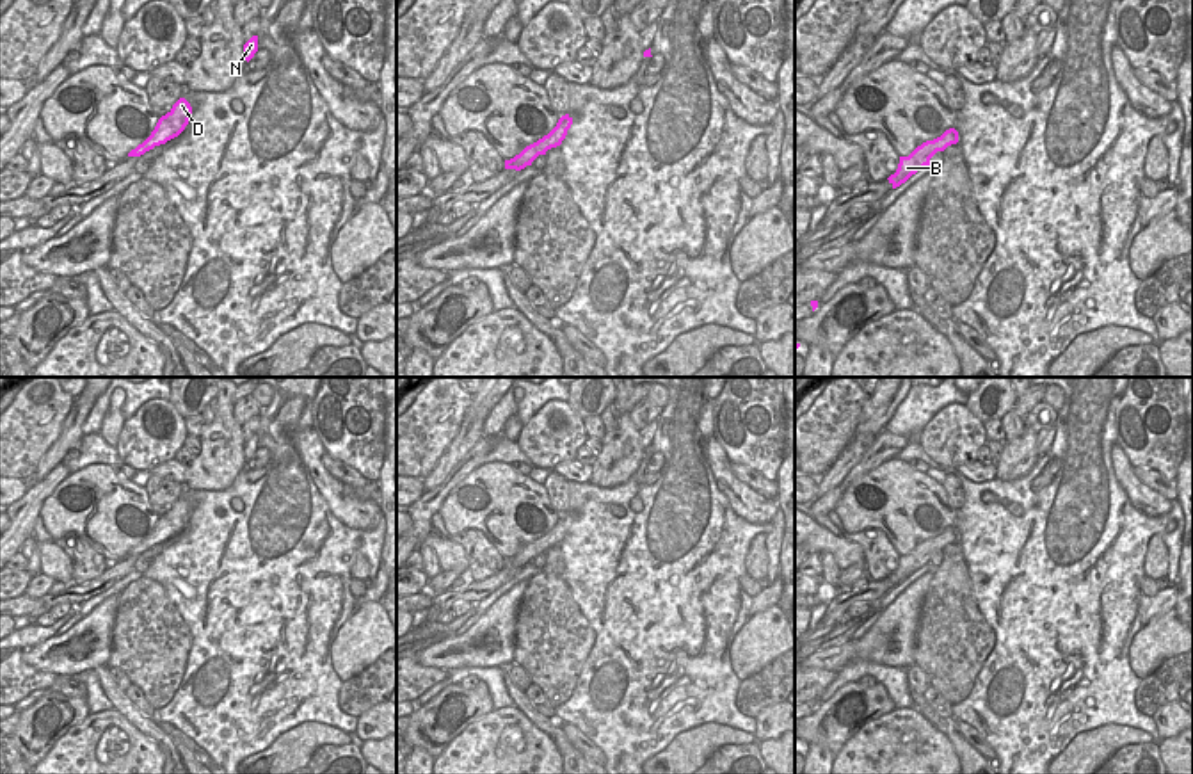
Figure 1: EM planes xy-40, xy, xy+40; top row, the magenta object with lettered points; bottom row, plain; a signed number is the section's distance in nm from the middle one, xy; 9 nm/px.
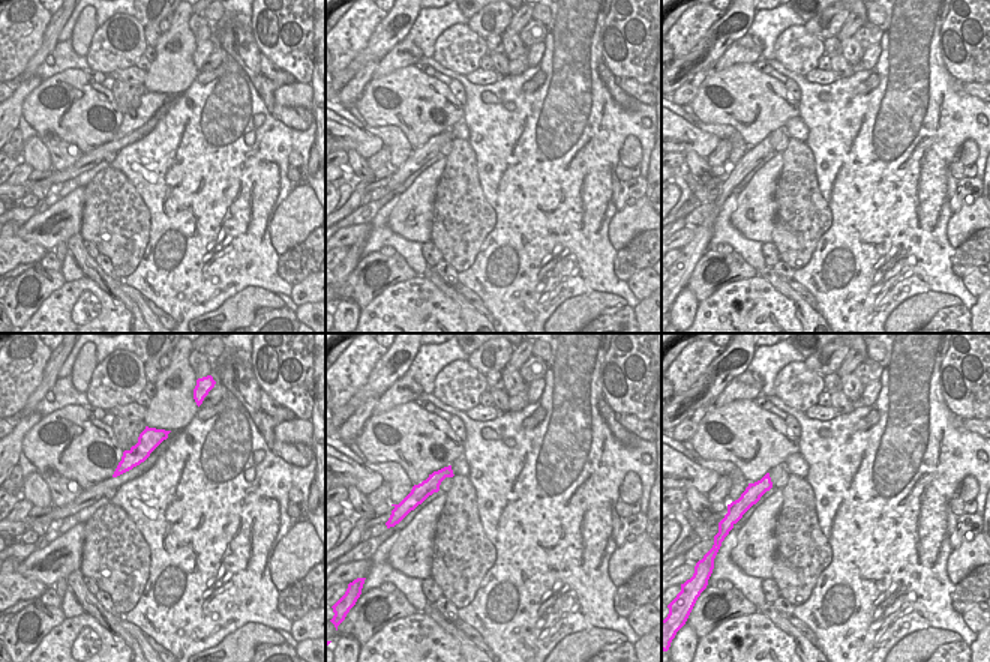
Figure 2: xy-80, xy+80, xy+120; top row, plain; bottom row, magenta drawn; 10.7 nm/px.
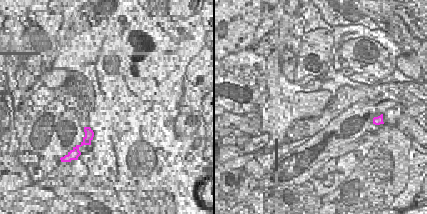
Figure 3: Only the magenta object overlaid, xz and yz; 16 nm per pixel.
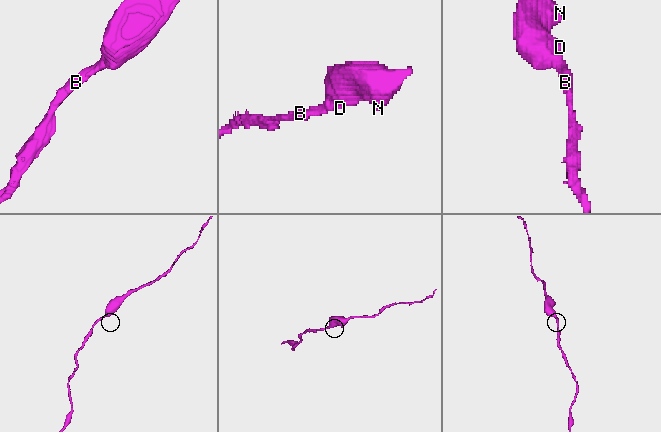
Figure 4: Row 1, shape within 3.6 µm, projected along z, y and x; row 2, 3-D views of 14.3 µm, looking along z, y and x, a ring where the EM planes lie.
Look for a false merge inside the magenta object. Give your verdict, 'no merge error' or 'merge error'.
no merge error

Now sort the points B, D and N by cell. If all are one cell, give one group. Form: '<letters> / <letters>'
B D N

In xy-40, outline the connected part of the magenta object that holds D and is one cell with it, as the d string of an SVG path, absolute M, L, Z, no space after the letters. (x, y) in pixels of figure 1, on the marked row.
M180 98L172 109L162 116L151 132L151 135L128 153L128 157L140 157L155 146L165 144L167 141L178 137L188 125L192 107L185 98Z

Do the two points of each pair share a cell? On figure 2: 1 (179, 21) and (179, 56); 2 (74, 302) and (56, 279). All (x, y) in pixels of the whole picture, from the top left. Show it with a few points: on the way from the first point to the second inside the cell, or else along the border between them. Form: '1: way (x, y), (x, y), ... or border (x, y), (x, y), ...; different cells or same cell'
1: way (179, 30), (183, 47); same cell
2: border (65, 281), (36, 309); different cells

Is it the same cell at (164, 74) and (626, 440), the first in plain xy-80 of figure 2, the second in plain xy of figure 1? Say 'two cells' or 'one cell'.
one cell

